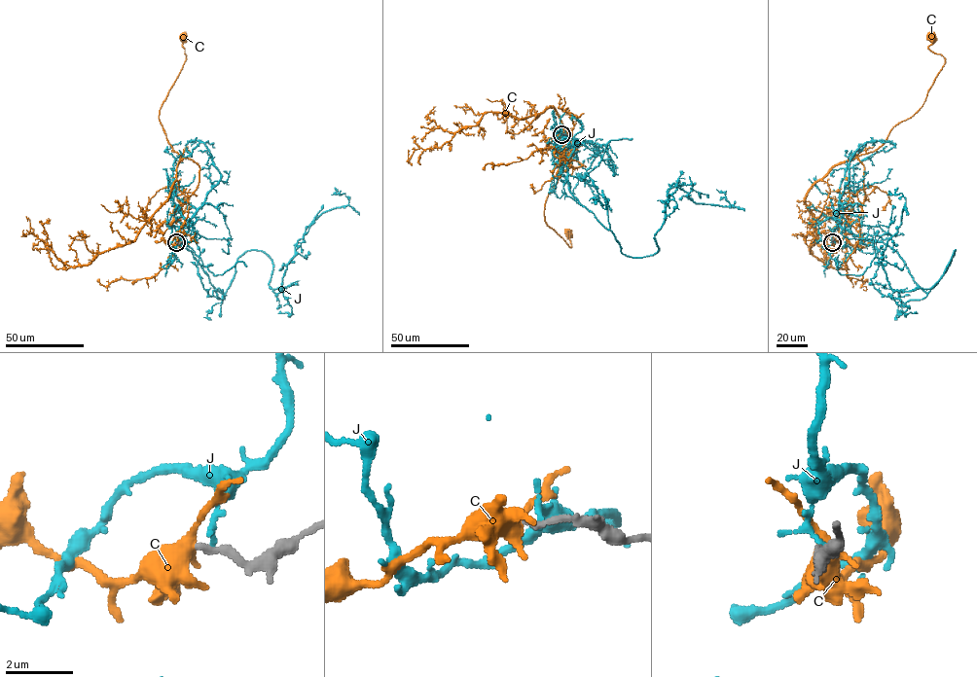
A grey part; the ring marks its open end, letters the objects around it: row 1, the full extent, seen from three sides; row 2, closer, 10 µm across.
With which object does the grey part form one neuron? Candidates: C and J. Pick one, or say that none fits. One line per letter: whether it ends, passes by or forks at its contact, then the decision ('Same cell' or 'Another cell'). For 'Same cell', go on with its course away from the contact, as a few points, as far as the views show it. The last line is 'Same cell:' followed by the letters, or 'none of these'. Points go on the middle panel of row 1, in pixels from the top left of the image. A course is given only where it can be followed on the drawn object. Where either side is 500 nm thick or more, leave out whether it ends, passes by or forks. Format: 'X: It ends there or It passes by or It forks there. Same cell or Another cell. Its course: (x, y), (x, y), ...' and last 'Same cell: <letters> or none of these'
C: It forks there. Another cell
J: It passes by. Another cell
Same cell: none of these

